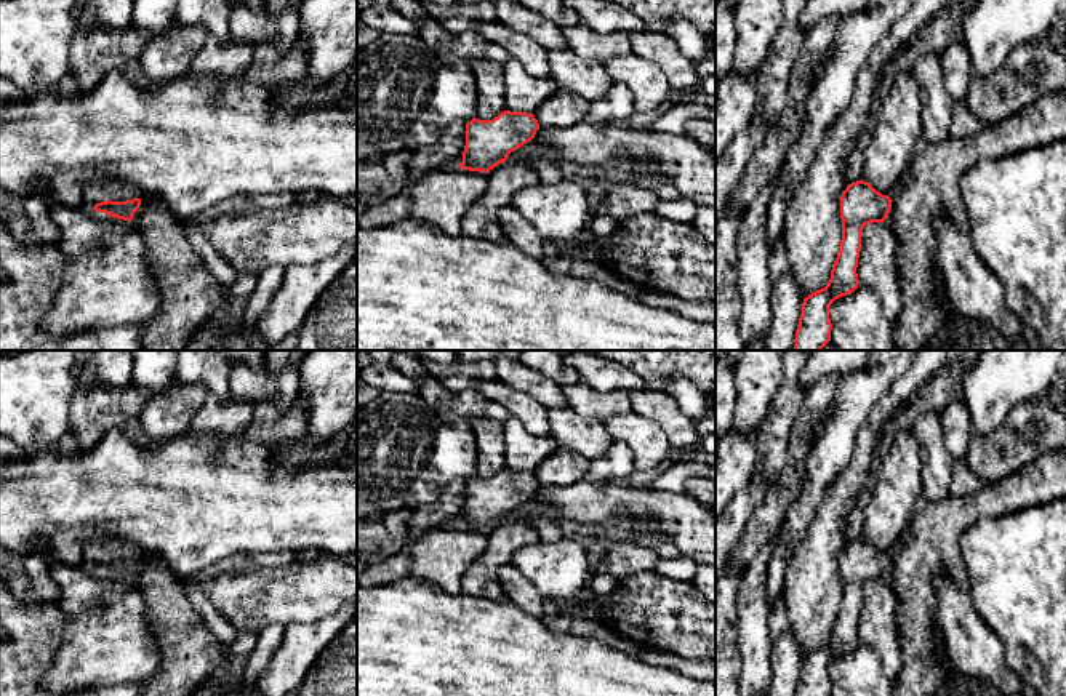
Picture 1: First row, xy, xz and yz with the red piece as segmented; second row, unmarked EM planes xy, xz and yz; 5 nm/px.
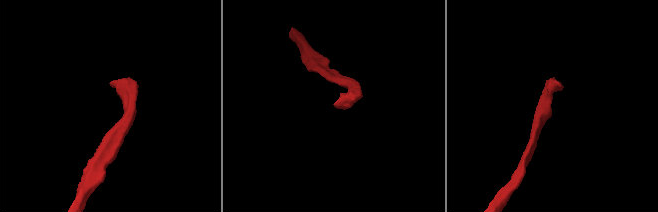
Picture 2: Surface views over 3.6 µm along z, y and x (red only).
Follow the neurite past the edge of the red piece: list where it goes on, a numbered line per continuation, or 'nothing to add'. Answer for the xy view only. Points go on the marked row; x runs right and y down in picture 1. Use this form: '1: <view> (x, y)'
1: xy (114, 191)

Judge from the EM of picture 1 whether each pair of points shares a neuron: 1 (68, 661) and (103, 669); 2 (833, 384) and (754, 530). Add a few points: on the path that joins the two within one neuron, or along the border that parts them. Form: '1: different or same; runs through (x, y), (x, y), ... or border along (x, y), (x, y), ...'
1: same; runs through (76, 661), (95, 661)
2: same; runs through (807, 421), (793, 474), (781, 493)

